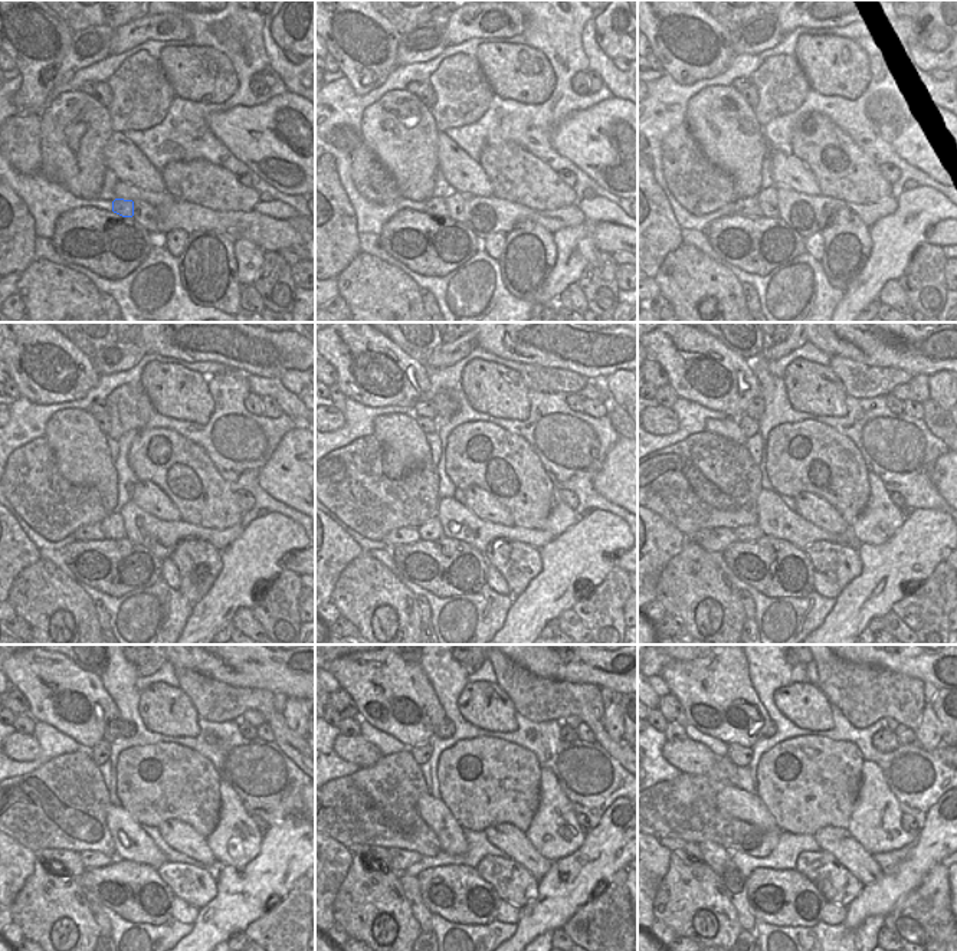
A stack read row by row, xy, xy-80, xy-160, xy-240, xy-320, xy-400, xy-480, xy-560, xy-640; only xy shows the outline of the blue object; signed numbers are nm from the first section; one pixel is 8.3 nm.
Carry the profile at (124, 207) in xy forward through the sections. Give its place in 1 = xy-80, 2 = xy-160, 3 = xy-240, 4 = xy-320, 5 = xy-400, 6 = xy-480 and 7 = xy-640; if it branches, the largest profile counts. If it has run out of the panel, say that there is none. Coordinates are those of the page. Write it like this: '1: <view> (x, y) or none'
1: xy-80 (436, 206)
2: xy-160 (749, 207)
3: xy-240 (88, 531)
4: xy-320 (403, 535)
5: xy-400 (717, 540)
6: xy-480 (62, 862)
7: xy-640 (692, 851)

